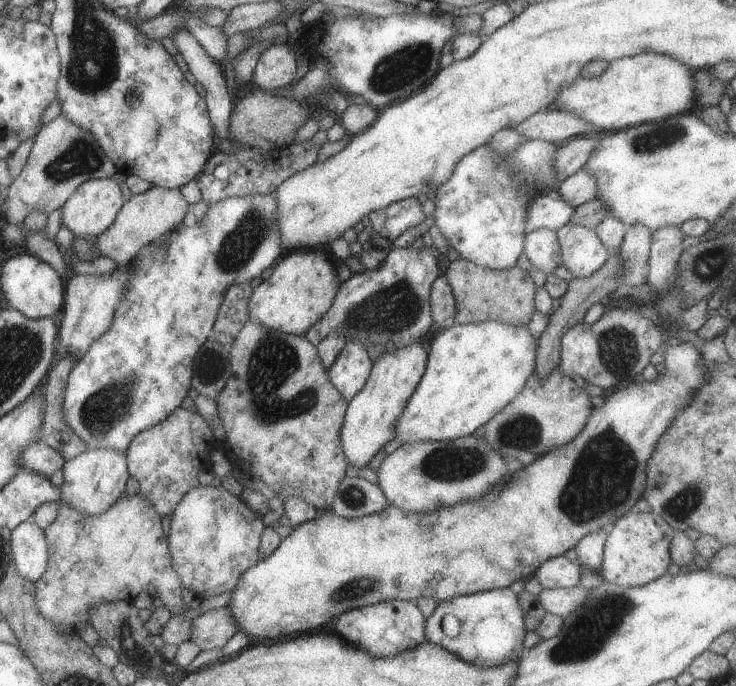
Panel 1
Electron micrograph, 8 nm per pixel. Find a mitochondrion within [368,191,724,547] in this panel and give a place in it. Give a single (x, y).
(602, 482)

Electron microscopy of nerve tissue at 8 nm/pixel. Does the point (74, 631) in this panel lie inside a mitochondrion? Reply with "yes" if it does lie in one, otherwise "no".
no

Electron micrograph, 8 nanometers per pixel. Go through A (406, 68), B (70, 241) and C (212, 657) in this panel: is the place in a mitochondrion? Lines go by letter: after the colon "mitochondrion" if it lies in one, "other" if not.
A: mitochondrion
B: other
C: other

